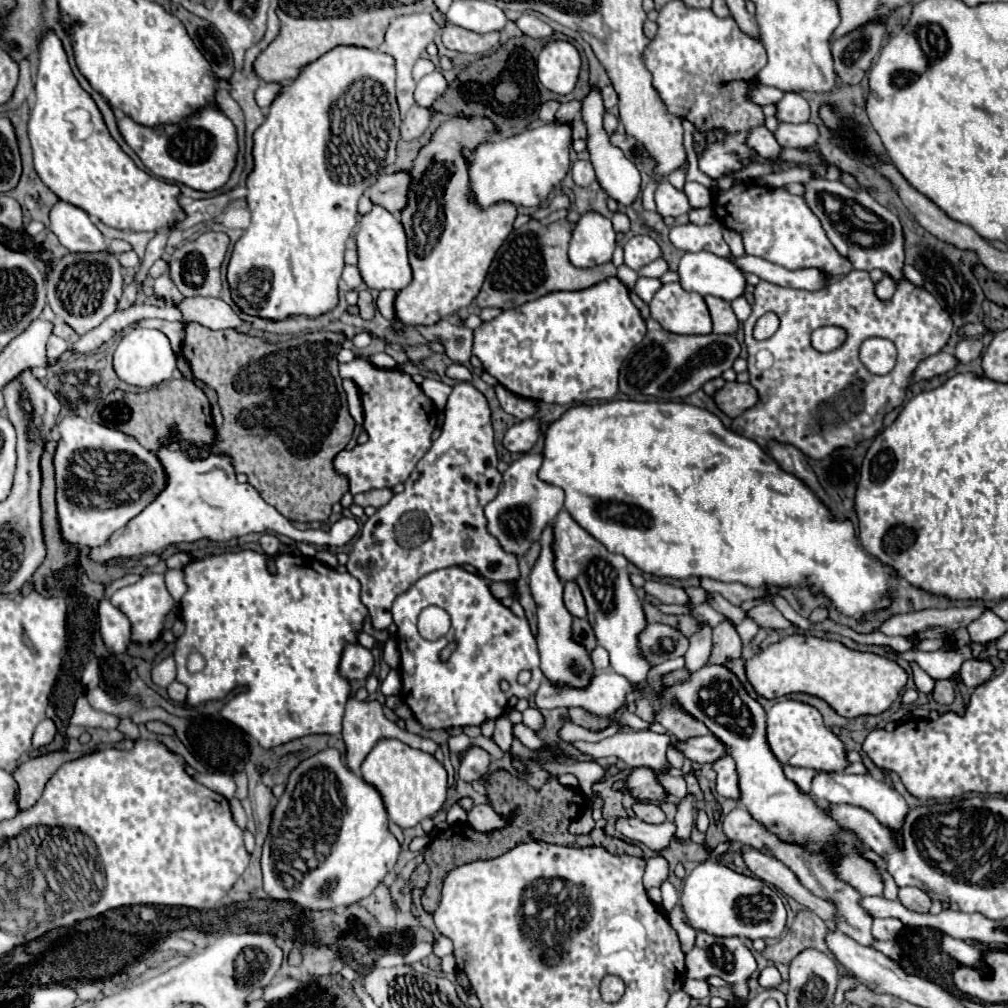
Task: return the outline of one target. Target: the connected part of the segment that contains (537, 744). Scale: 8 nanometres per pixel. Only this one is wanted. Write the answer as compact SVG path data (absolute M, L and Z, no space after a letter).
M519 722L519 724L513 726L513 734L515 734L515 738L521 740L523 746L527 746L529 750L535 750L535 748L543 748L543 746L545 746L545 744L535 736L535 732L533 732L529 726L525 726L523 722Z

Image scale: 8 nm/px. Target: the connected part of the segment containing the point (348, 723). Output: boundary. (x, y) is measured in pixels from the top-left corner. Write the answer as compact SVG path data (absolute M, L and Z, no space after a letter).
M351 696L347 700L347 710L345 710L345 720L343 720L343 740L345 740L345 746L347 746L347 754L345 754L347 768L351 772L359 774L361 762L371 752L371 748L375 746L375 742L381 740L381 738L399 738L401 742L405 742L405 744L409 744L413 748L419 748L423 752L429 752L429 754L433 754L437 750L437 742L425 740L425 738L421 738L417 734L411 734L407 730L401 730L397 724L393 724L391 720L387 720L379 702L359 702L359 700L355 700Z

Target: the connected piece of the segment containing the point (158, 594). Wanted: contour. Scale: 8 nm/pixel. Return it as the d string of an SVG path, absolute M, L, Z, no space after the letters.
M147 572L147 574L143 574L139 582L117 590L109 600L131 622L131 642L133 644L151 644L151 642L157 642L161 638L161 632L163 632L165 616L175 606L175 600L173 600L173 596L169 594L169 590L165 586L165 574L159 574L159 572Z

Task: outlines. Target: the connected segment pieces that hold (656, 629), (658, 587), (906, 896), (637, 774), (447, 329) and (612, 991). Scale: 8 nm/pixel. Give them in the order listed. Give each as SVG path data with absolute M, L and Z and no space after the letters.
M647 624L639 634L639 648L643 658L653 666L687 652L689 640L665 624Z
M647 580L645 582L645 592L659 598L661 602L667 602L667 604L685 604L689 598L685 594L683 588L677 588L673 584L663 584L663 582L657 582L657 580Z
M899 888L899 902L919 914L927 914L931 908L931 898L919 888Z
M647 766L633 768L629 776L615 780L613 790L627 792L633 796L633 800L639 800L639 802L665 802L669 796L663 784L659 782L655 770Z
M443 318L433 326L417 326L417 332L421 332L429 342L441 342L453 362L469 364L473 332L467 326L457 324L457 318Z
M609 974L601 980L601 998L605 1002L617 1002L623 996L623 992L625 992L625 984L619 976Z

